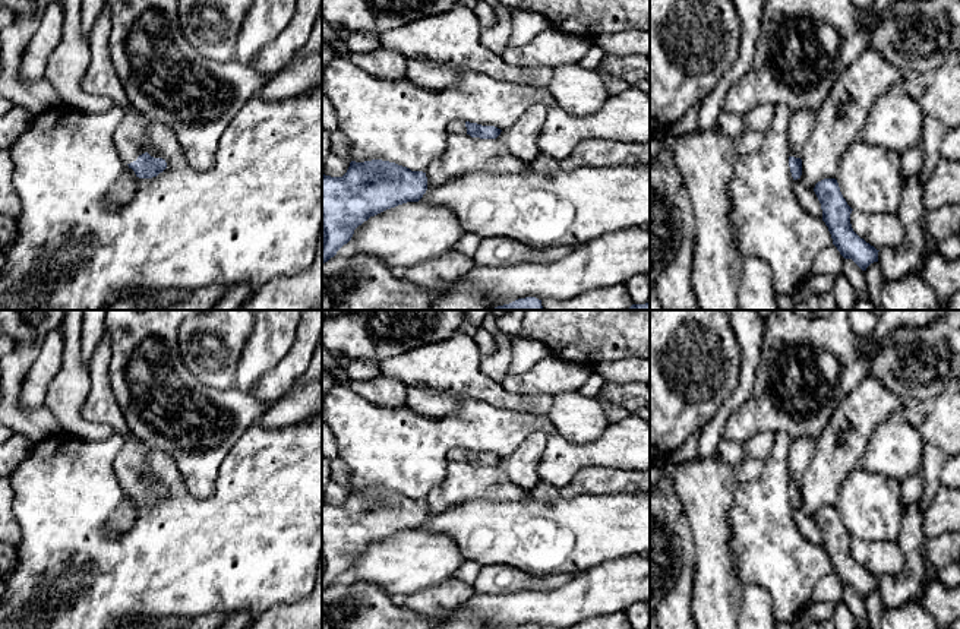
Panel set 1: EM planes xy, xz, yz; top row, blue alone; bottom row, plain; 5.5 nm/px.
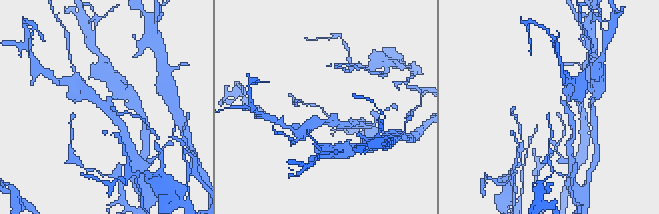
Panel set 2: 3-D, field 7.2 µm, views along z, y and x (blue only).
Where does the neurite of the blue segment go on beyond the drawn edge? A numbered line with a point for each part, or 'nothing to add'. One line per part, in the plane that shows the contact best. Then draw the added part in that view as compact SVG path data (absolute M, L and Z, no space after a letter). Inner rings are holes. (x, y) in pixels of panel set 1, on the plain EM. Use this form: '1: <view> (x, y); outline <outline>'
1: xy (100, 407); outline M105 329L91 358L91 388L85 393L80 417L92 424L107 424L114 433L130 437L130 440L119 451L114 461L114 471L120 483L124 486L126 491L130 491L136 489L139 483L146 480L148 448L132 434L119 402L114 398L108 374L110 360L111 336Z

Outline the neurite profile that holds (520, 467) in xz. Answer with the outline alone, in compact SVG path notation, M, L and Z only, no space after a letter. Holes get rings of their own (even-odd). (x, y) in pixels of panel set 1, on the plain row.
M541 432L528 436L518 449L500 459L496 465L520 489L531 491L540 483L537 467L546 449L546 436Z

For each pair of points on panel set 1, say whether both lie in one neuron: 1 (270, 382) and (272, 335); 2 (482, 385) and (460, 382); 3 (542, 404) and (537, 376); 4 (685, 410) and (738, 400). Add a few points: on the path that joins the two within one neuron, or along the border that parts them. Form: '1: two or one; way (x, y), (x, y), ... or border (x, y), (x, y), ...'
1: two; border (293, 343), (287, 353), (249, 392)
2: one; way (476, 383), (466, 382)
3: two; border (507, 389), (515, 394), (549, 394), (552, 397)
4: two; border (741, 373), (736, 389), (703, 429)

